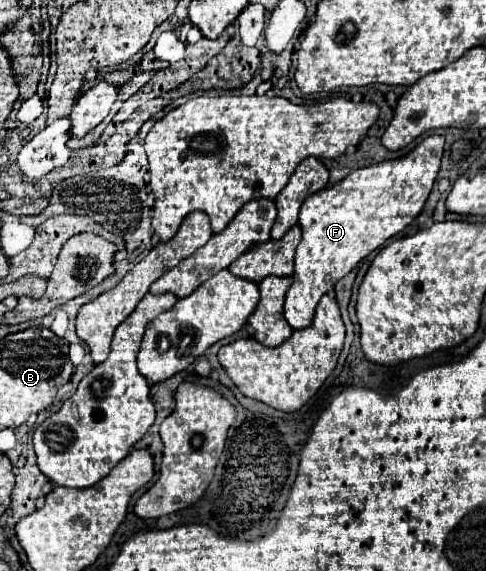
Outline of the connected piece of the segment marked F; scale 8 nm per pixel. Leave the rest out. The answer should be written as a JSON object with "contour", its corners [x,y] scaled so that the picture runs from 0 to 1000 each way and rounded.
{"contour":[[[885,236],[868,250],[860,250],[840,271],[770,285],[761,292],[745,292],[724,299],[716,310],[695,317],[683,327],[658,331],[654,338],[638,342],[621,363],[617,363],[617,401],[621,401],[621,419],[609,433],[605,447],[605,478],[601,478],[601,499],[588,510],[588,527],[584,527],[584,555],[597,566],[601,576],[626,576],[642,566],[646,541],[667,513],[675,513],[695,489],[704,489],[720,471],[728,471],[753,447],[761,447],[770,436],[790,429],[790,422],[815,408],[823,408],[848,384],[868,370],[885,331],[893,324],[893,313],[905,296],[914,268],[914,240],[905,236]]]}

